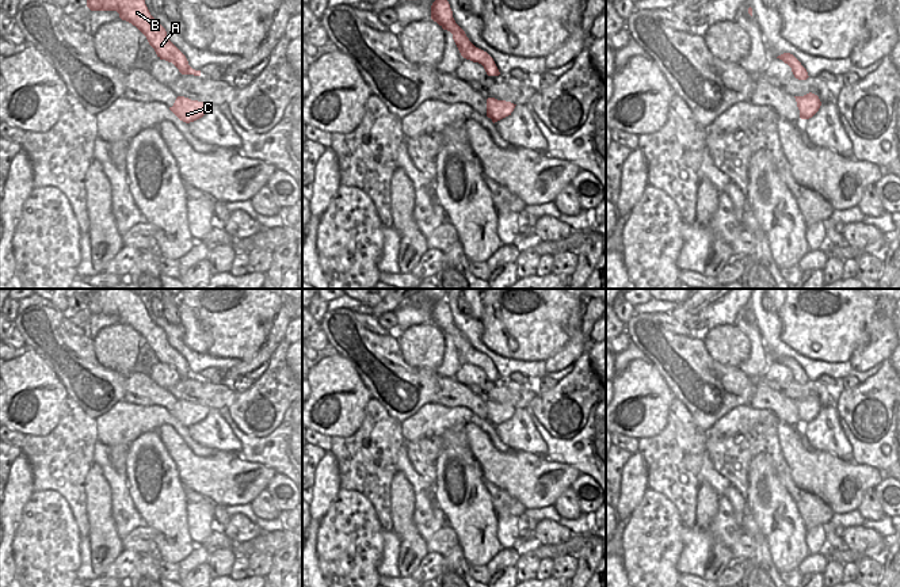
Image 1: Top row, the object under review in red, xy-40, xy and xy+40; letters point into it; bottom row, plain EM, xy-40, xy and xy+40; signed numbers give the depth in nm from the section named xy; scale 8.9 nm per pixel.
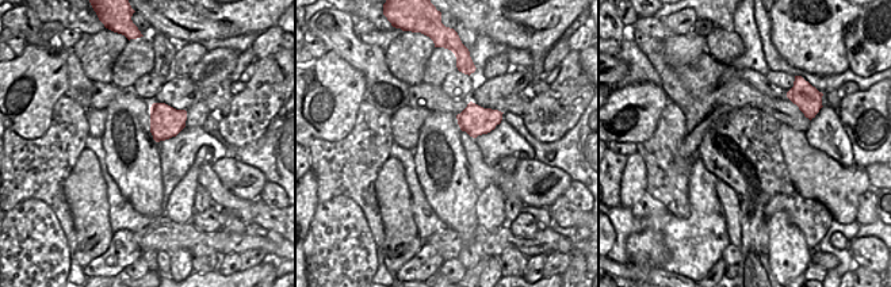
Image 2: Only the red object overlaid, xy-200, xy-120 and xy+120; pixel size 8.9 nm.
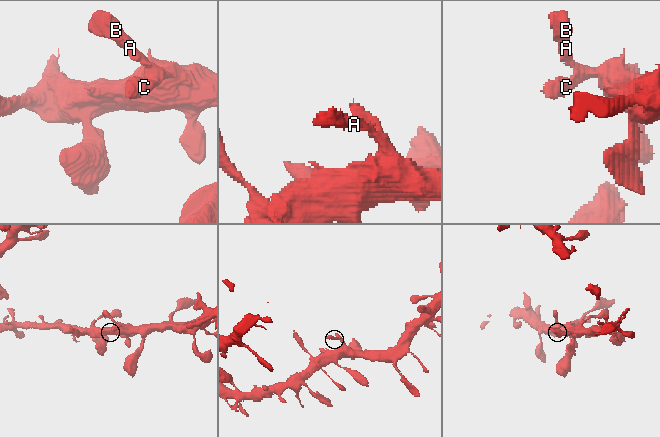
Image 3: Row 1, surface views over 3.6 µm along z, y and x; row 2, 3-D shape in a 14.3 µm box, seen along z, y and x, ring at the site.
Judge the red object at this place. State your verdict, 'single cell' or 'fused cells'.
single cell

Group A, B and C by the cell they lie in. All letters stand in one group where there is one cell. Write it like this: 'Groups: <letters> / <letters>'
Groups: A B C

